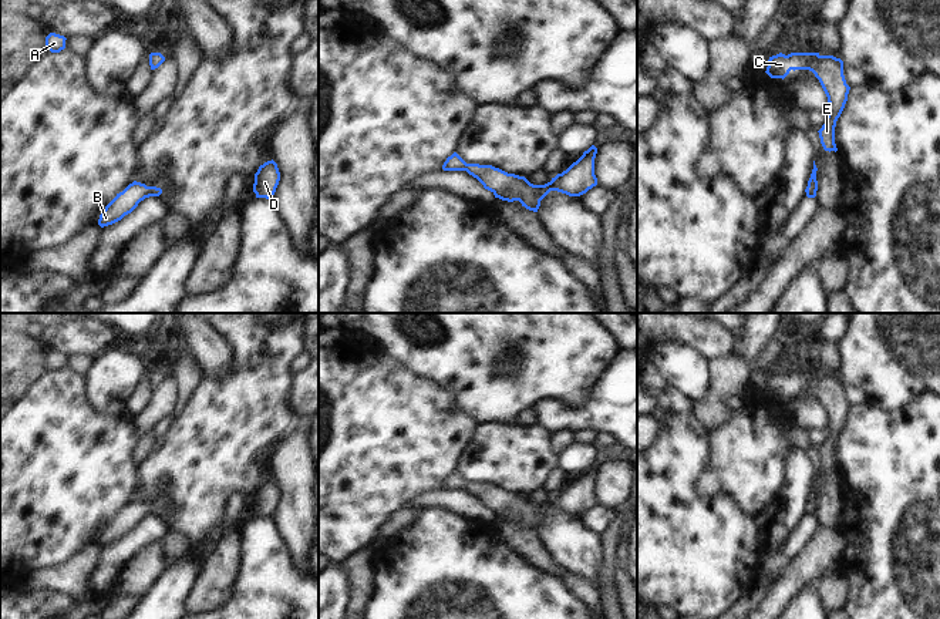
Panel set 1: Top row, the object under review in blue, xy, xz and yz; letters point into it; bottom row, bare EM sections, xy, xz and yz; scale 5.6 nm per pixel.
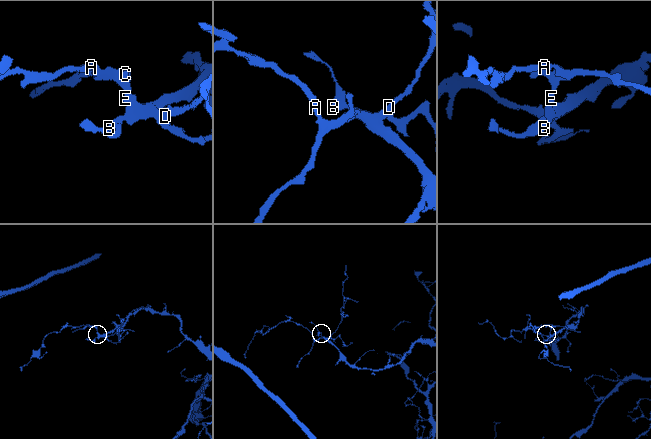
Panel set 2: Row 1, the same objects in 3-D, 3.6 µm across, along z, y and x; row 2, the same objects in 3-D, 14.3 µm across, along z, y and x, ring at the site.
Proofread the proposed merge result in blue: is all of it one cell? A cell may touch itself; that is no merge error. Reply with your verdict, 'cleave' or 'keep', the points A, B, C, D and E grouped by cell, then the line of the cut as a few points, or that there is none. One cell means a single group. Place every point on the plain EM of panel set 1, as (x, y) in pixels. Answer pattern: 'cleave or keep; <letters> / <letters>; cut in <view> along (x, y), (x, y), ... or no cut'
keep; A B C D E; no cut

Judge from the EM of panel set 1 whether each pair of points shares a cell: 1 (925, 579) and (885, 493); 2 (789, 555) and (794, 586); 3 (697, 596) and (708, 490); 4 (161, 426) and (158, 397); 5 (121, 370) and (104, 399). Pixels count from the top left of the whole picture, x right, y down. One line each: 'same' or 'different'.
1: same
2: different
3: different
4: different
5: same

